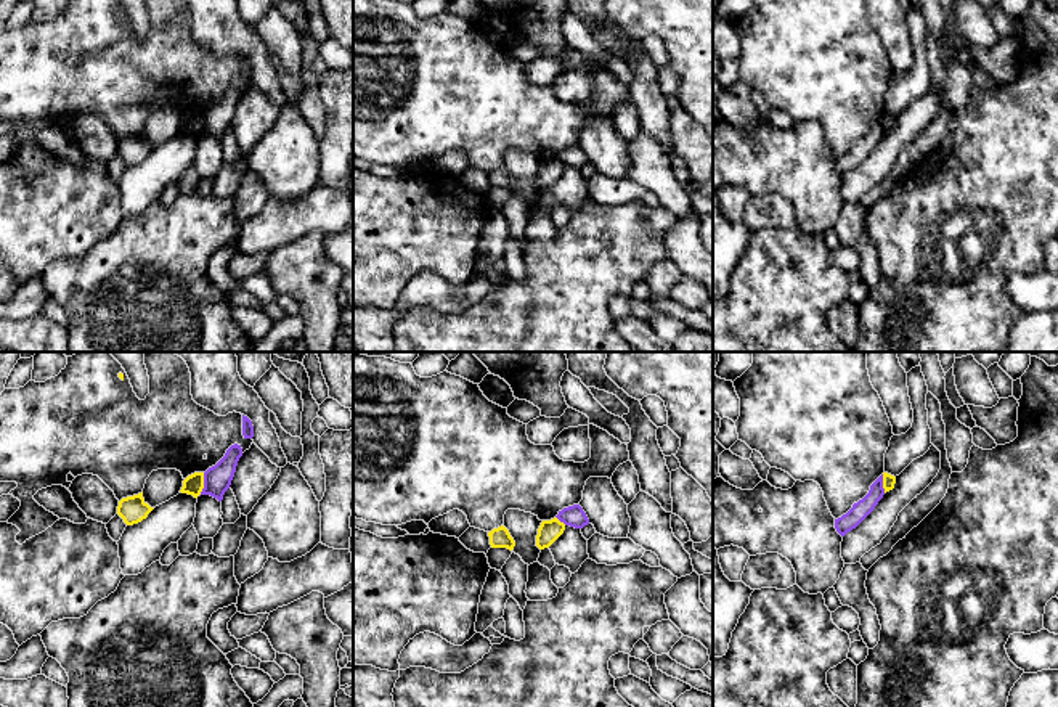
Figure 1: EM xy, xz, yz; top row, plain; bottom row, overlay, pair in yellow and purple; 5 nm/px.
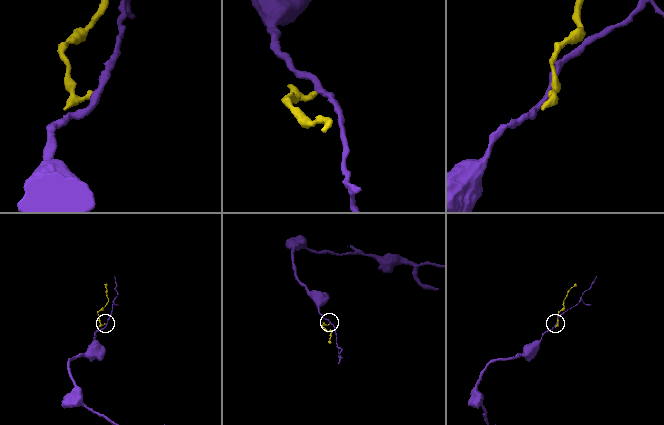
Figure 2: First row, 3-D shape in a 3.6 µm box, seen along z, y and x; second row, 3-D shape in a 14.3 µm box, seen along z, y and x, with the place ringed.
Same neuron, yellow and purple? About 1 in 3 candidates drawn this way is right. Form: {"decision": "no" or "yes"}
{"decision": "no"}

